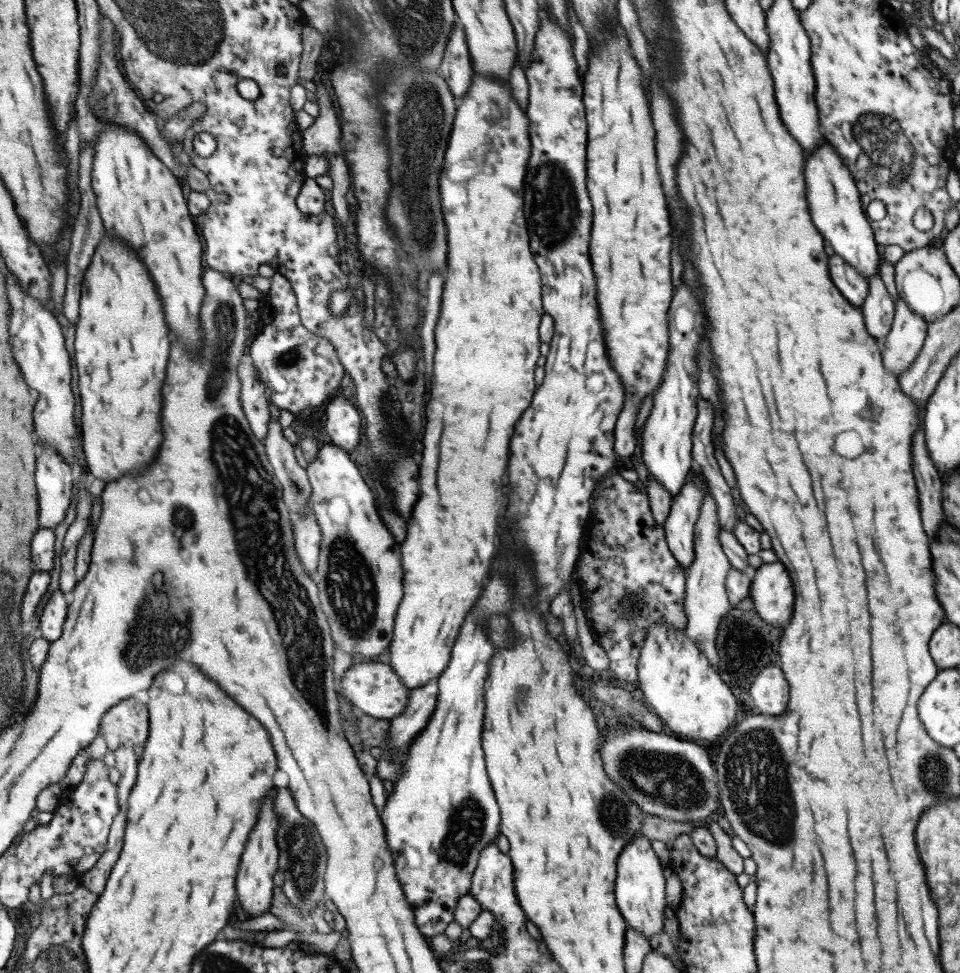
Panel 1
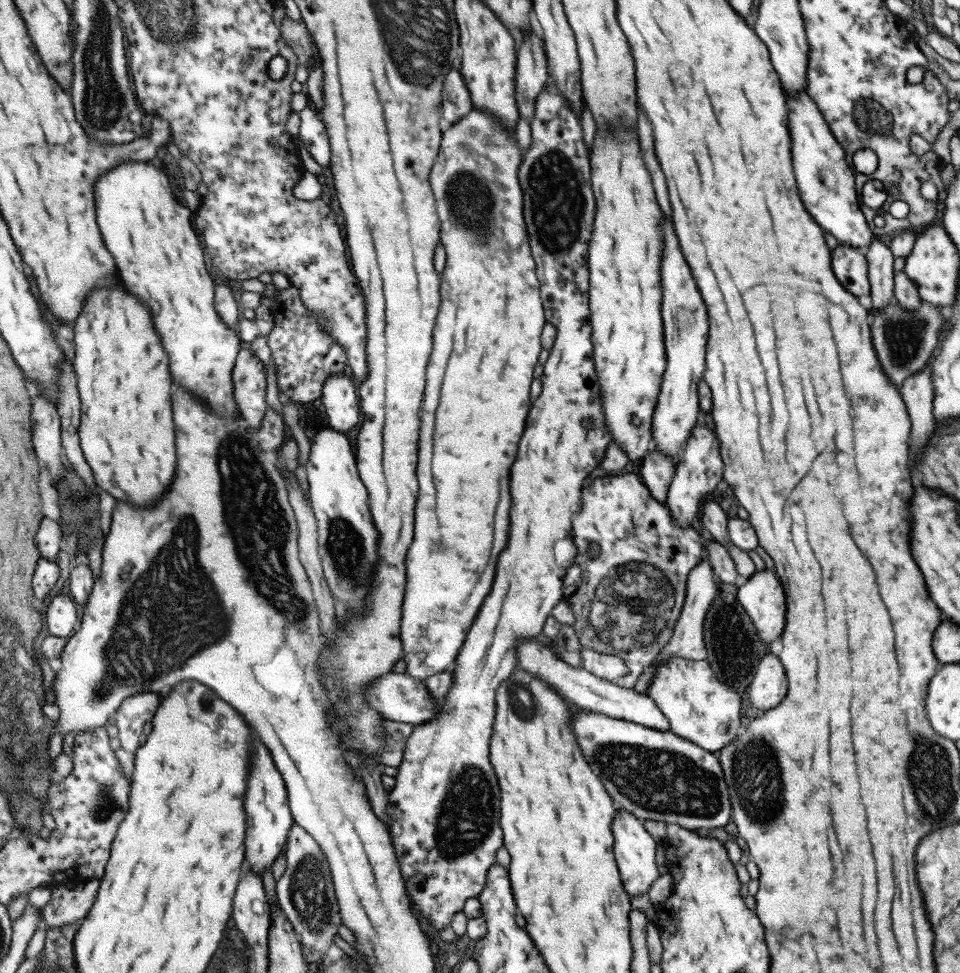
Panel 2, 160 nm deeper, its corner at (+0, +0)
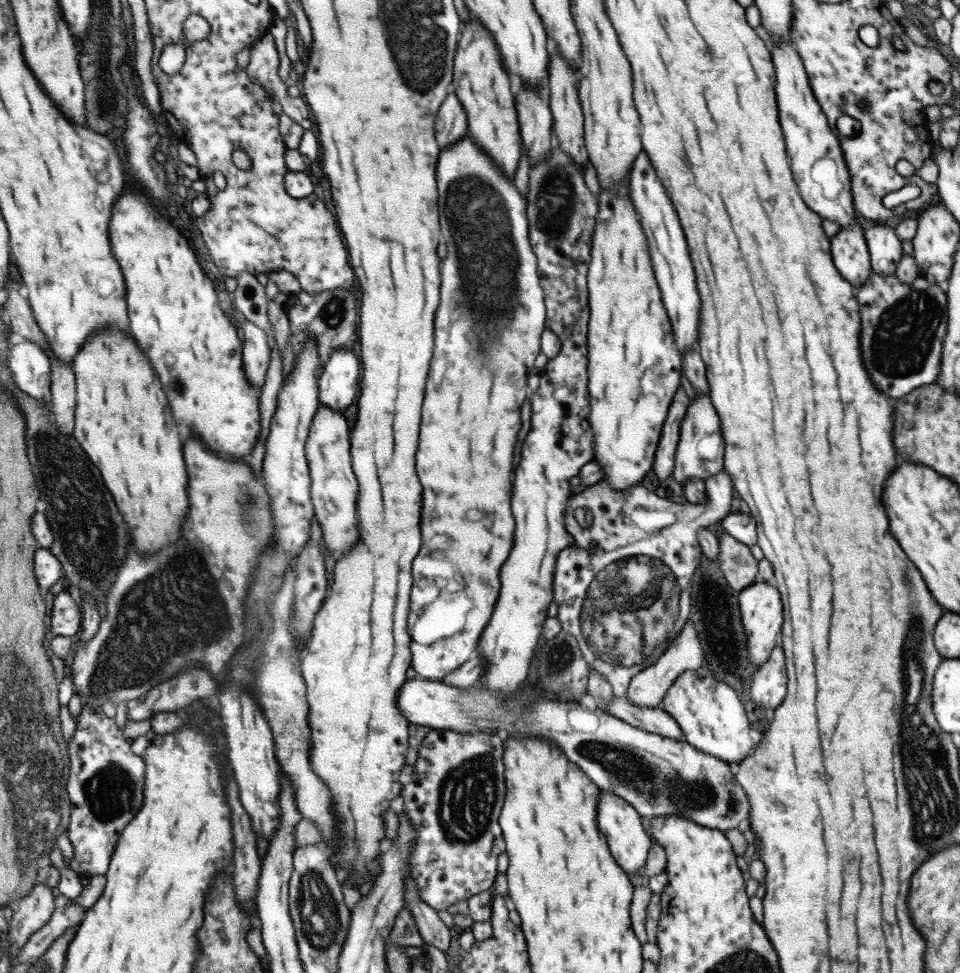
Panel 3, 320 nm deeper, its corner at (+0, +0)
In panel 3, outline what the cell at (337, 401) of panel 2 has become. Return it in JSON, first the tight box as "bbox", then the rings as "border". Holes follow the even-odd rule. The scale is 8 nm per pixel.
{"bbox":[320,348,361,412],"border":[[[342,348],[326,362],[320,377],[320,402],[345,412],[360,395],[361,360],[357,349]]]}

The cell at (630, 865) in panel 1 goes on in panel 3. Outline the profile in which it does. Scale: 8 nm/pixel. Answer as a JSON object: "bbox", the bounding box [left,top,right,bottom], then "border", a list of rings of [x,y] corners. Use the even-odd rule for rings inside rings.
{"bbox":[596,789,651,874],"border":[[[599,789],[597,797],[596,825],[605,837],[611,856],[626,874],[638,874],[638,870],[645,864],[647,851],[651,844],[651,836],[642,827],[640,815],[622,798],[611,794],[609,791]]]}

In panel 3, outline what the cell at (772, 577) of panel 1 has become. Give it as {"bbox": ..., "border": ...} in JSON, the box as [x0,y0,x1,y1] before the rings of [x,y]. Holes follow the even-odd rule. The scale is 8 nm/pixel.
{"bbox":[737,580,782,666],"border":[[[756,580],[741,590],[737,596],[738,614],[747,637],[746,657],[753,666],[761,666],[770,655],[771,649],[778,643],[782,624],[782,605],[775,586]]]}

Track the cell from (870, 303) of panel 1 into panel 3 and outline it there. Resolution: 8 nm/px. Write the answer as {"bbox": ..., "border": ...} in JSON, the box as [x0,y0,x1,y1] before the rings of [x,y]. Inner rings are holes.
{"bbox":[864,223,902,276],"border":[[[877,223],[864,230],[864,239],[870,258],[870,269],[879,276],[887,276],[896,269],[902,257],[901,243],[894,225]]]}

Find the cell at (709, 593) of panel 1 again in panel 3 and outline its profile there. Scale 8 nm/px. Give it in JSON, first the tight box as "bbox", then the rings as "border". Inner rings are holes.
{"bbox":[623,620,701,709],"border":[[[691,620],[685,621],[685,627],[681,629],[681,633],[666,645],[666,649],[658,656],[658,659],[647,665],[643,670],[634,674],[629,681],[627,692],[623,698],[627,699],[631,705],[635,707],[645,707],[645,709],[655,709],[660,706],[665,691],[672,686],[673,681],[676,680],[682,672],[686,670],[695,670],[701,666],[701,648],[699,648],[699,640],[691,628]]]}

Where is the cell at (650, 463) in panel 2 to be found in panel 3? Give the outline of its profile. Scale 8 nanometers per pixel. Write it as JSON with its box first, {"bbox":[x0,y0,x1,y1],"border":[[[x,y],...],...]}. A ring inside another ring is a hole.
{"bbox":[652,387,687,481],"border":[[[679,387],[674,392],[671,404],[668,406],[654,452],[652,471],[659,481],[665,480],[674,467],[674,452],[679,435],[678,428],[685,414],[686,406],[687,396],[683,387]]]}

